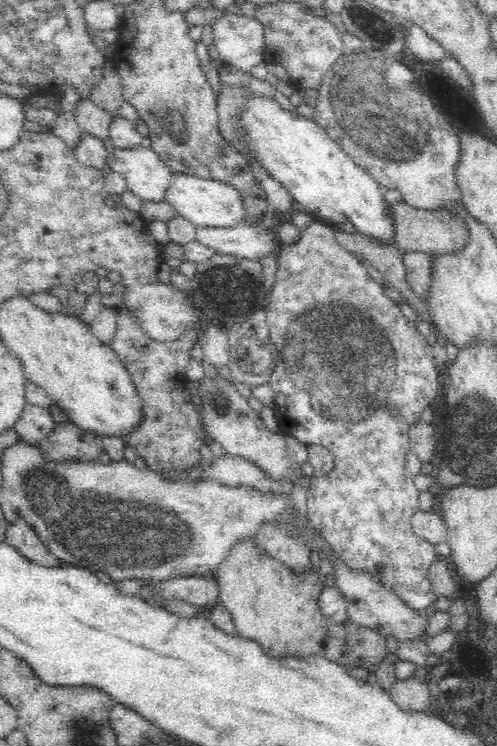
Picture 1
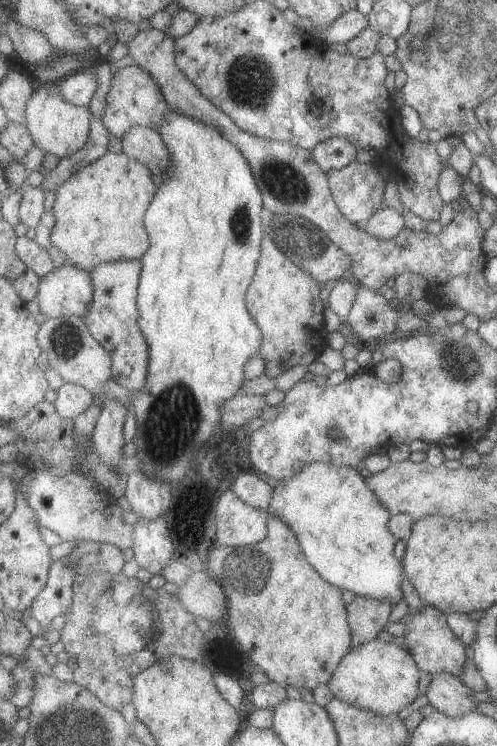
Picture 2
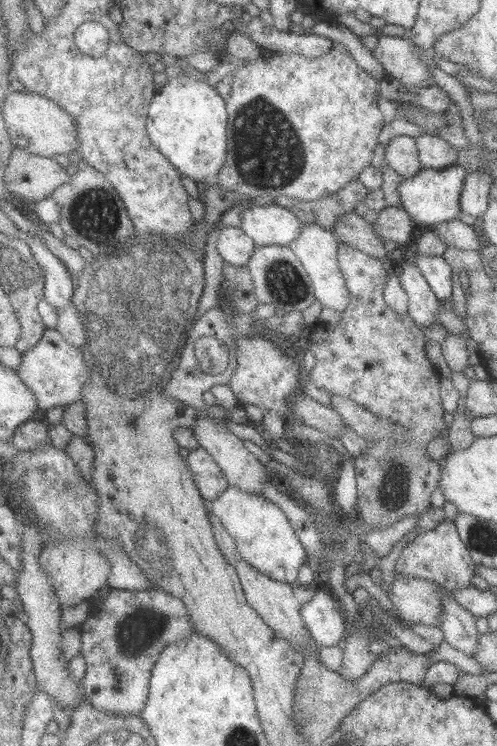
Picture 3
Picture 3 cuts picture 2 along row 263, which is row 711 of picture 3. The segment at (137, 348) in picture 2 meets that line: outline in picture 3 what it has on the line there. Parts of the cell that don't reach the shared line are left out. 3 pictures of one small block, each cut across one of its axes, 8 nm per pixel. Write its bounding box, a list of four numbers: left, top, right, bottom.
[83,588,194,715]

